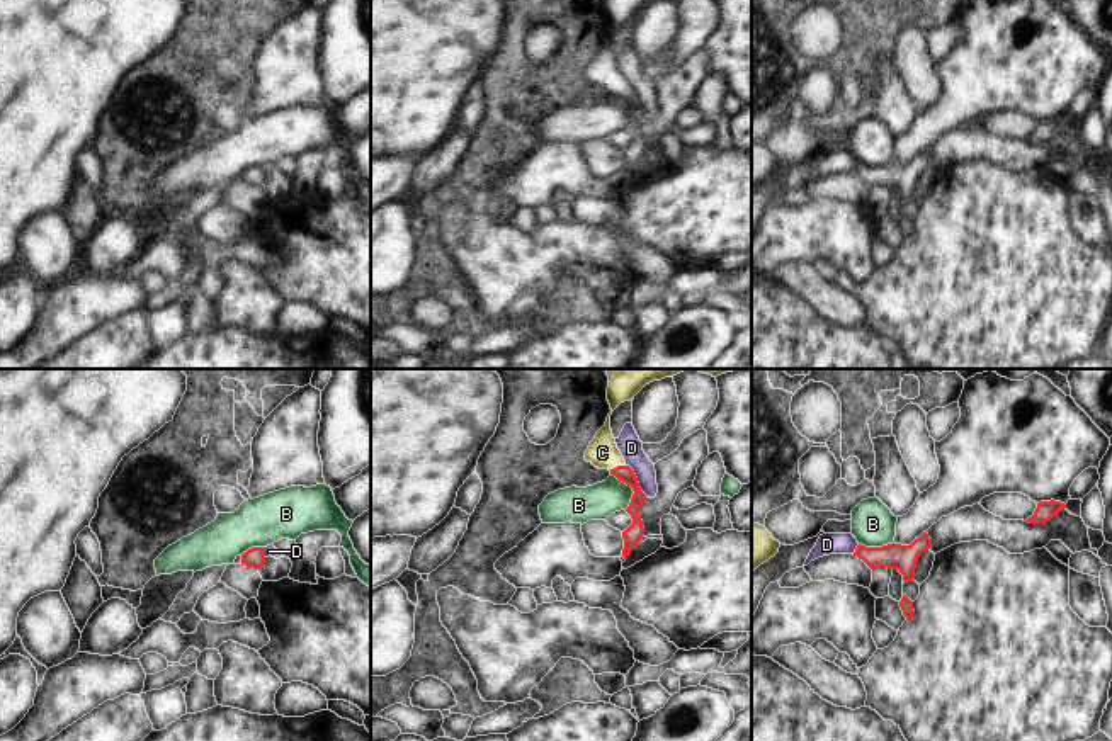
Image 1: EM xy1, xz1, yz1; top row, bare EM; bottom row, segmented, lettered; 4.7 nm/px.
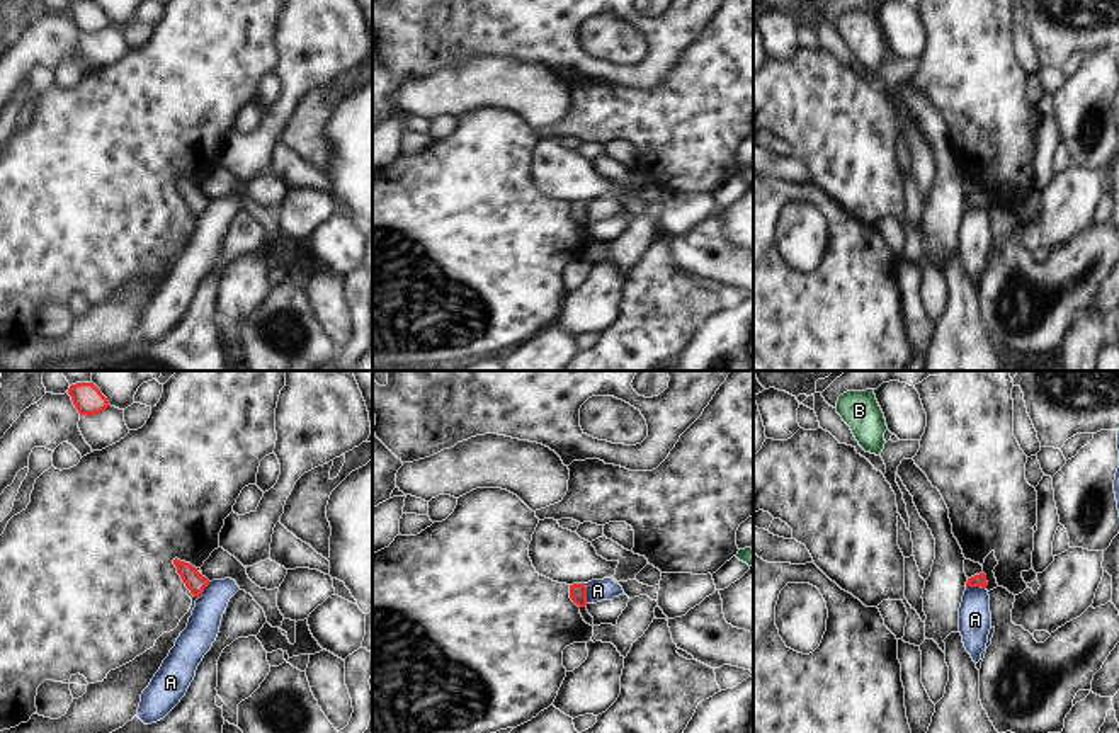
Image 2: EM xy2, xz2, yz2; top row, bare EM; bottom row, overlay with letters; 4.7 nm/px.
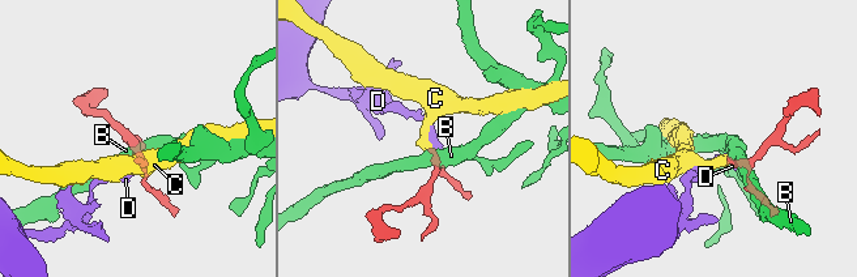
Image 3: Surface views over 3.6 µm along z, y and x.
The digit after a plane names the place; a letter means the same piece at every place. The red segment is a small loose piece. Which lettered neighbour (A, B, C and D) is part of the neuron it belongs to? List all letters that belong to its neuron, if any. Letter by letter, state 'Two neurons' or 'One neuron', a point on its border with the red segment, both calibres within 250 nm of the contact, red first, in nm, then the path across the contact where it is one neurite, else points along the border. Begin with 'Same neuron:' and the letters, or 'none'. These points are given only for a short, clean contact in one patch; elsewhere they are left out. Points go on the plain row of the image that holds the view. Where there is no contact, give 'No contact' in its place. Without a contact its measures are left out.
Same neuron: C
A: Two neurons. Touches red at xz2 (585, 213). Thickness 80 nm (red) against 110 nm. Boundary: xz2 (584, 203), (587, 221)
B: Two neurons. Touches red at xz1 (631, 106). Thickness 90 nm (red) against 170 nm. Boundary: xz1 (611, 92), (633, 111), (626, 128)
C: One neuron. Touches red at xz1 (618, 85). Thickness 80 nm (red) against 150 nm. Path across: xz1 (623, 92), (618, 85), (602, 72)
D: Two neurons. Touches red at xz1 (636, 101). Thickness 90 nm (red) against 110 nm. Boundary: xz1 (626, 84), (646, 116).

